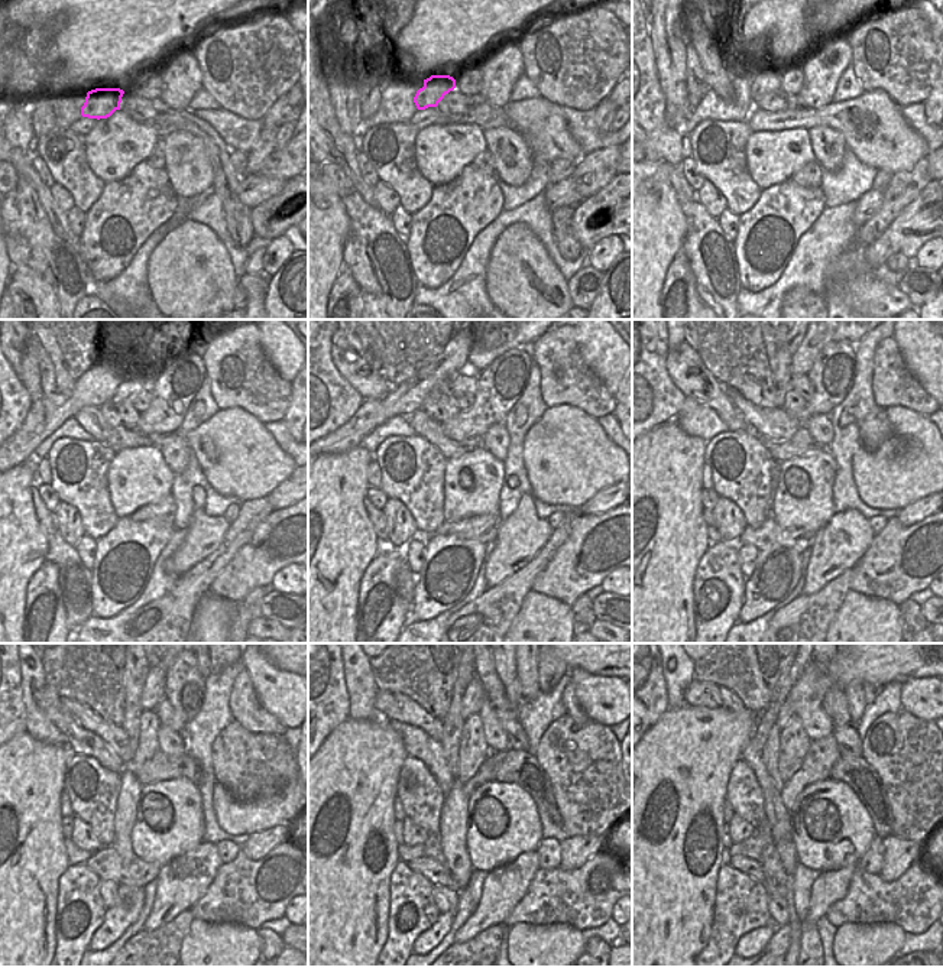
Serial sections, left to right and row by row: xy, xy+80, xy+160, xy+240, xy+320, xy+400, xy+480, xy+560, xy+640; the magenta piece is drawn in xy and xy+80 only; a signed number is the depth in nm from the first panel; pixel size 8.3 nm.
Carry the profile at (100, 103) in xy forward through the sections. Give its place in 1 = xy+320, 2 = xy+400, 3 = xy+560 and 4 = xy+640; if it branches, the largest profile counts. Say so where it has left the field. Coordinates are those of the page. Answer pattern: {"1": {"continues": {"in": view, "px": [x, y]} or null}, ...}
{"1": {"continues": {"in": "xy+320", "px": [460, 385]}}, "2": {"continues": {"in": "xy+400", "px": [801, 385]}}, "3": {"continues": {"in": "xy+560", "px": [518, 740]}}, "4": {"continues": {"in": "xy+640", "px": [848, 739]}}}

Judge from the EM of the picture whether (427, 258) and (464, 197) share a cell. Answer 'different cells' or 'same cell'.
same cell

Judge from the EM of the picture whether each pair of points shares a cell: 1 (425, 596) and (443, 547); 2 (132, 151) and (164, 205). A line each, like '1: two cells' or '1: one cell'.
1: one cell
2: two cells

